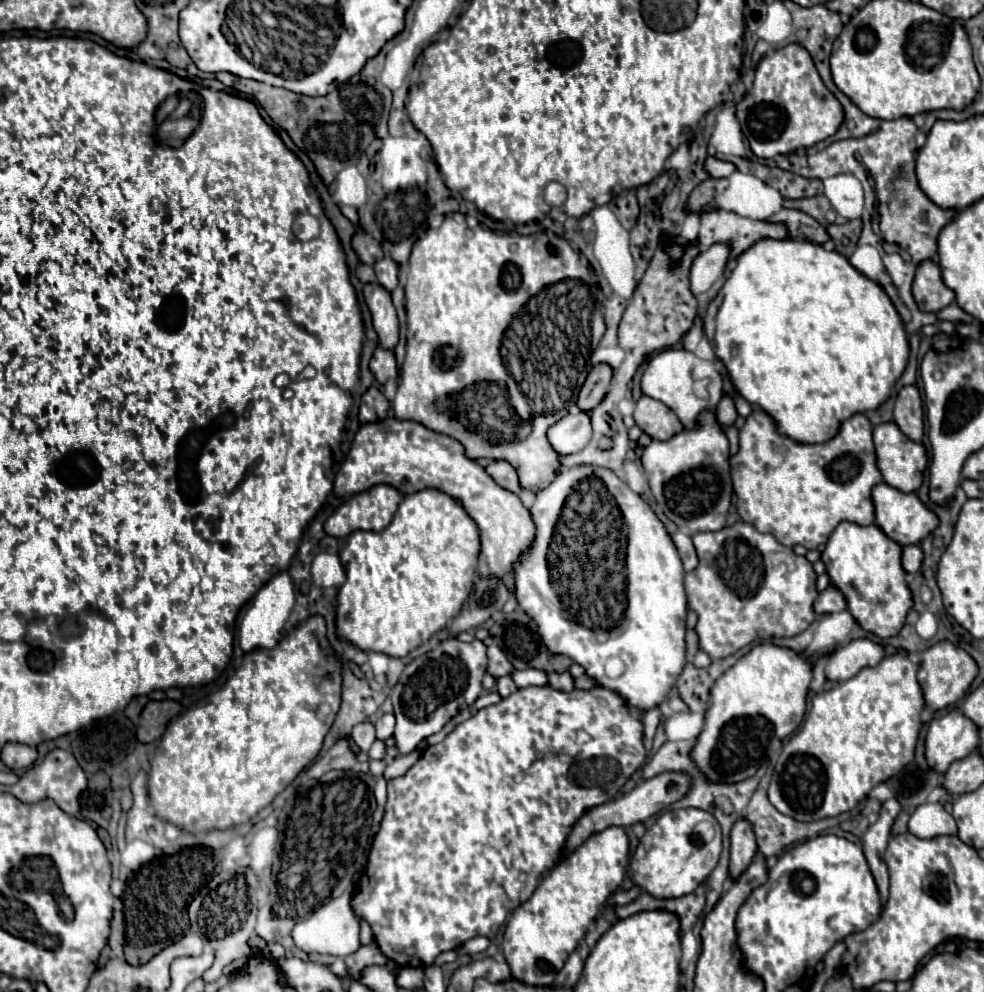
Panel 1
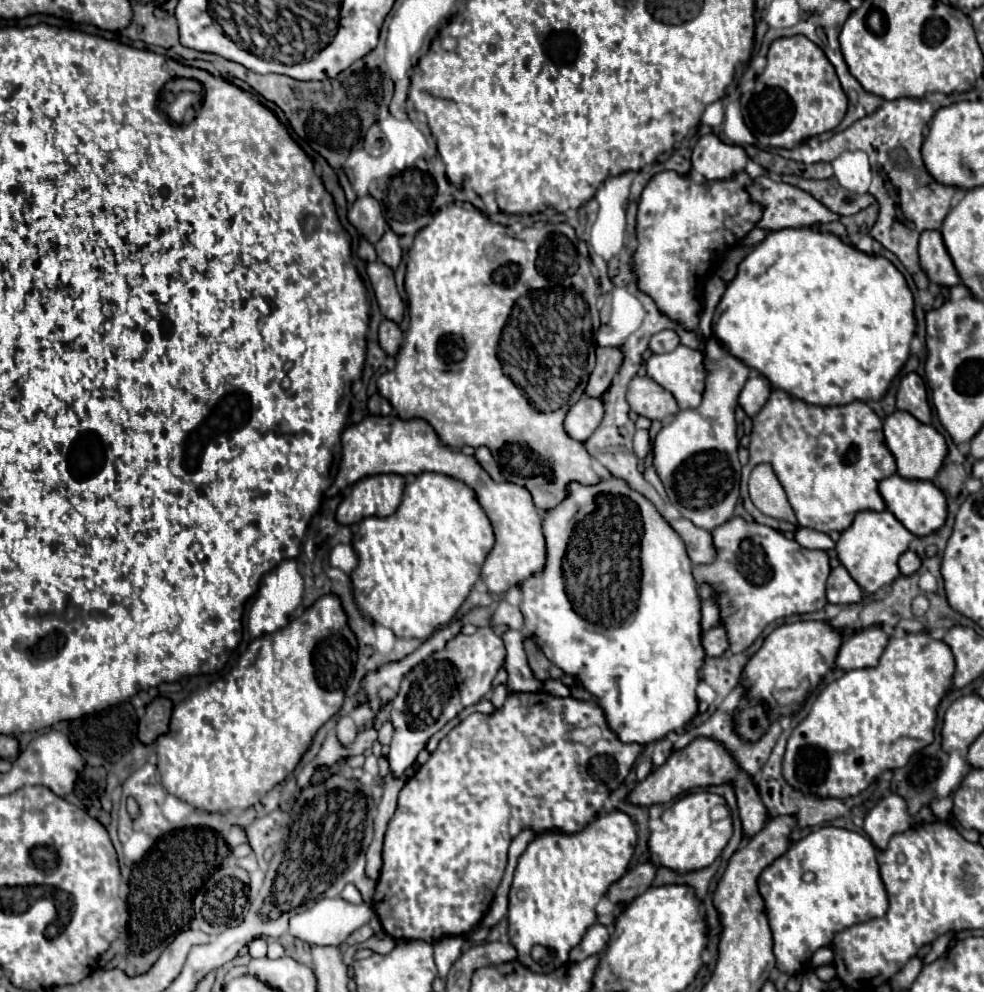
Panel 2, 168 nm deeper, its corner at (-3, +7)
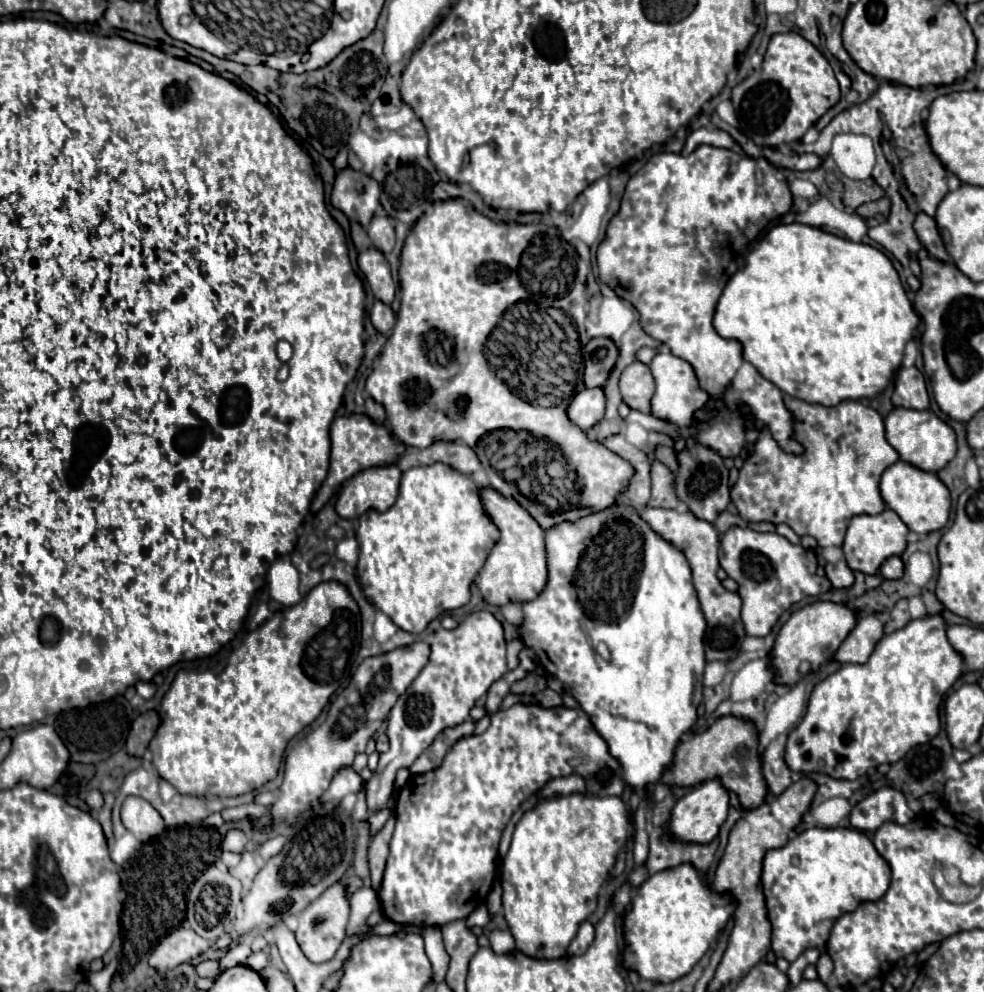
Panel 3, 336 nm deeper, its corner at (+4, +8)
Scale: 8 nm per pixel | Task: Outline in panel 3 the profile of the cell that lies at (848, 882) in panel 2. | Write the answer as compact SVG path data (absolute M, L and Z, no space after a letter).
M808 828L800 832L794 840L788 840L782 848L768 850L762 868L762 888L766 896L768 918L772 922L772 952L776 958L794 962L808 948L826 950L828 934L836 922L846 912L856 910L862 902L876 902L888 890L888 866L880 862L880 854L872 846L872 840L852 828Z

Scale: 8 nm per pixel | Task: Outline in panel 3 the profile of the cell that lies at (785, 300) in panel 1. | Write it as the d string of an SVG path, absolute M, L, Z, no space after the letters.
M800 222L778 224L762 238L758 248L748 254L746 264L728 280L728 284L716 304L716 312L714 312L716 332L726 340L732 340L732 338L738 340L742 344L744 360L750 362L764 378L768 378L772 384L776 384L784 394L790 394L790 396L800 398L810 404L822 404L822 406L836 406L842 400L862 400L862 398L872 398L872 396L880 394L888 386L894 368L900 366L902 356L904 356L904 346L912 338L912 332L918 326L918 322L920 322L920 318L912 310L912 304L902 288L898 272L894 270L892 262L880 250L876 250L874 246L868 246L868 244L850 242L846 238L828 234L820 228L806 226Z

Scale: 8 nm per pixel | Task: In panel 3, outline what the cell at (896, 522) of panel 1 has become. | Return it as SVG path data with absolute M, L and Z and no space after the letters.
M902 460L884 470L880 478L880 494L890 510L894 510L902 522L916 534L928 534L940 530L950 516L950 492L932 472L922 472Z

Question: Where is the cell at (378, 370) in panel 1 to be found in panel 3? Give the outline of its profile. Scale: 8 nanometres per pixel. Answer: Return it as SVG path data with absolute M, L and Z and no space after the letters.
M382 302L374 304L370 318L372 318L374 328L378 332L382 332L382 334L388 334L392 330L392 326L394 326L394 312L392 312L390 306L384 306Z

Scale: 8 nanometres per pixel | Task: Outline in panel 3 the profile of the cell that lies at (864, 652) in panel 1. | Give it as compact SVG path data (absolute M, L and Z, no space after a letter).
M872 614L862 616L854 630L840 644L834 658L840 664L864 664L882 636L884 636L882 622Z

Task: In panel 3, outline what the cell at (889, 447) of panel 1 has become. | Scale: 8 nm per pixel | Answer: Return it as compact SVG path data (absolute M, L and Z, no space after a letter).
M894 408L886 416L884 426L886 426L886 440L900 454L900 460L924 472L938 472L956 454L954 430L944 420L934 416L930 410L920 412L920 410L908 410L908 408Z

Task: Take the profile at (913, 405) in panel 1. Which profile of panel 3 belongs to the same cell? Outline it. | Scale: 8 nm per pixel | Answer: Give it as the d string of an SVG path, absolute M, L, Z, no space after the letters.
M912 366L912 368L902 368L898 372L892 404L902 408L914 408L914 410L926 410L930 406L926 382L918 368Z

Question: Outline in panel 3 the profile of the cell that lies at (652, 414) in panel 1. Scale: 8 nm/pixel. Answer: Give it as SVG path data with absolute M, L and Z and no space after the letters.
M632 362L620 376L622 400L638 412L650 412L650 398L654 394L654 378L646 364Z

